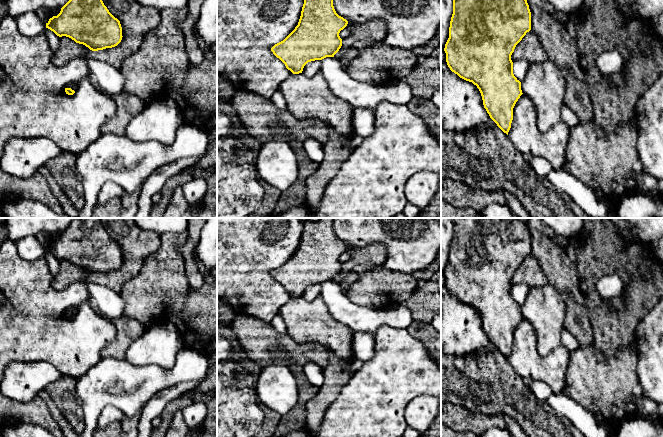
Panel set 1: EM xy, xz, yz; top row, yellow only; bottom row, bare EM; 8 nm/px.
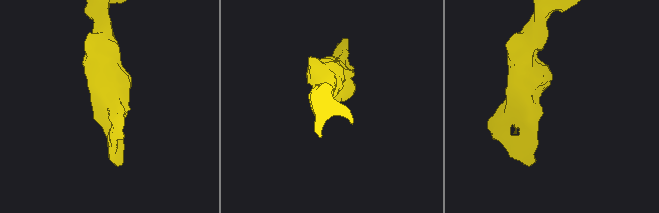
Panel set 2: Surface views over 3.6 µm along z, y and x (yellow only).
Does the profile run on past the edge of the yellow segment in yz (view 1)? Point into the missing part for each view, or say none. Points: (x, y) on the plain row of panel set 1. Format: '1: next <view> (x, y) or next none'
1: next none

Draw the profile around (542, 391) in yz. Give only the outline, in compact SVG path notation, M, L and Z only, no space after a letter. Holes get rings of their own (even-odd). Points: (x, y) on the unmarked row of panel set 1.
M531 379L527 382L538 400L546 401L553 395L550 386L545 382L536 379Z

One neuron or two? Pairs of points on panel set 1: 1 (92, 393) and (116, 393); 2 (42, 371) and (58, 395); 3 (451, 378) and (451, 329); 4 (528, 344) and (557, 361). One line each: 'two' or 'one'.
1: one
2: two
3: two
4: one

